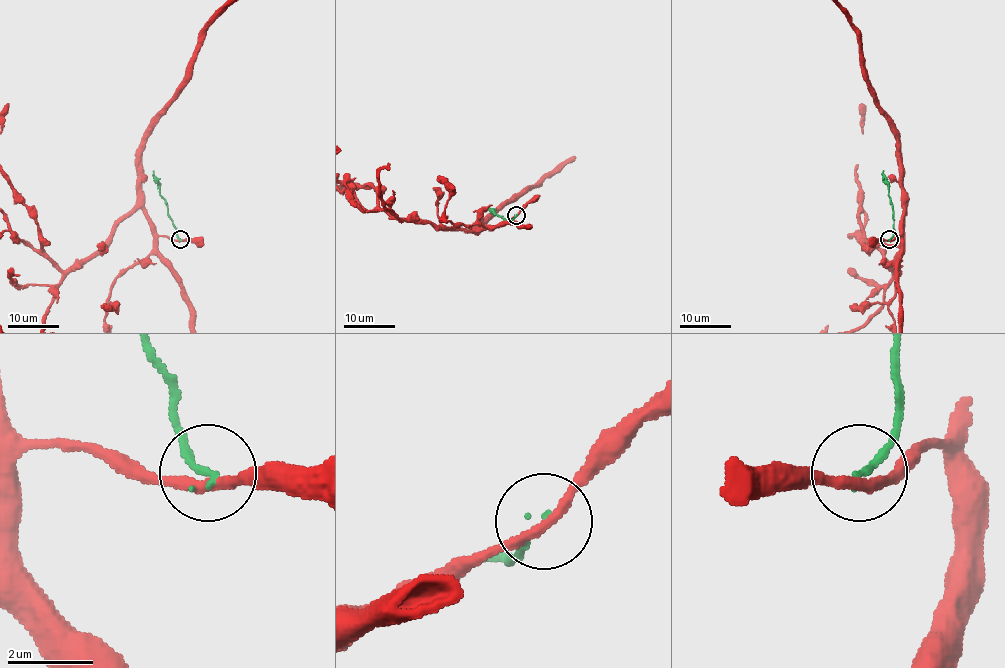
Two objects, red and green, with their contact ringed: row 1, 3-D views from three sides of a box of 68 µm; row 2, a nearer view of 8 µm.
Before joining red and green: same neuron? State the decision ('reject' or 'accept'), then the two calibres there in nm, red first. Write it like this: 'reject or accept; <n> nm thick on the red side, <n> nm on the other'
reject; 240 nm thick on the red side, 190 nm on the other

